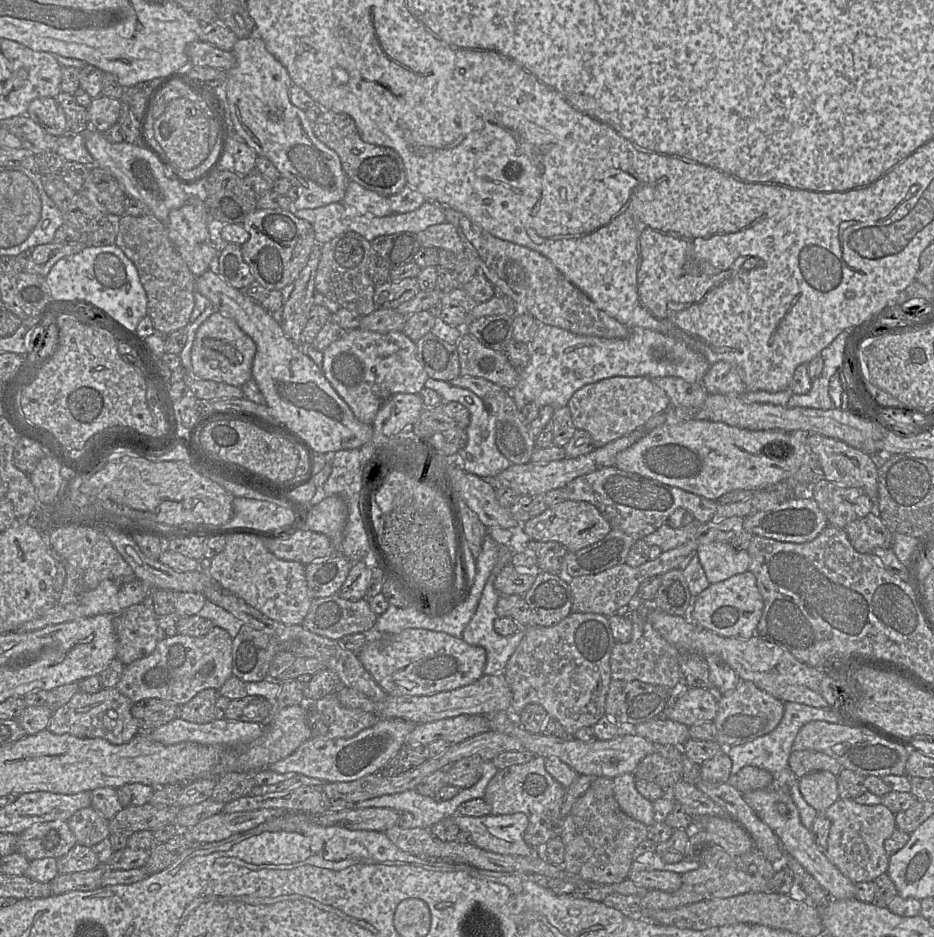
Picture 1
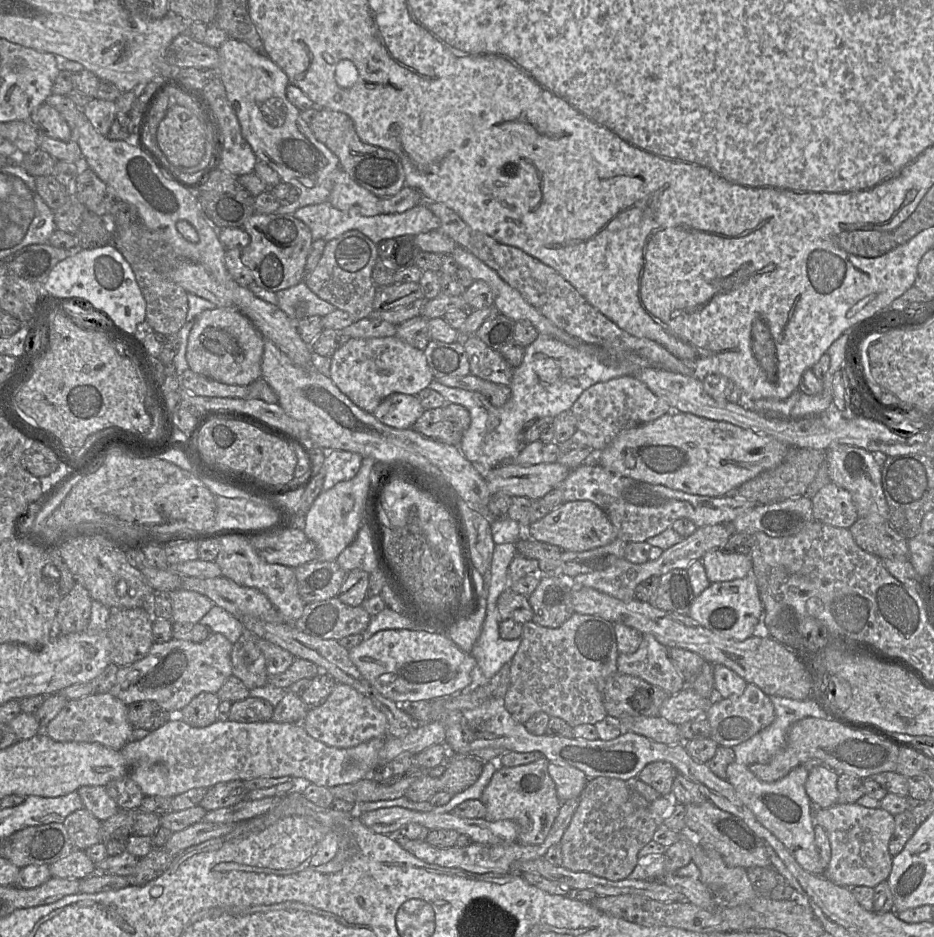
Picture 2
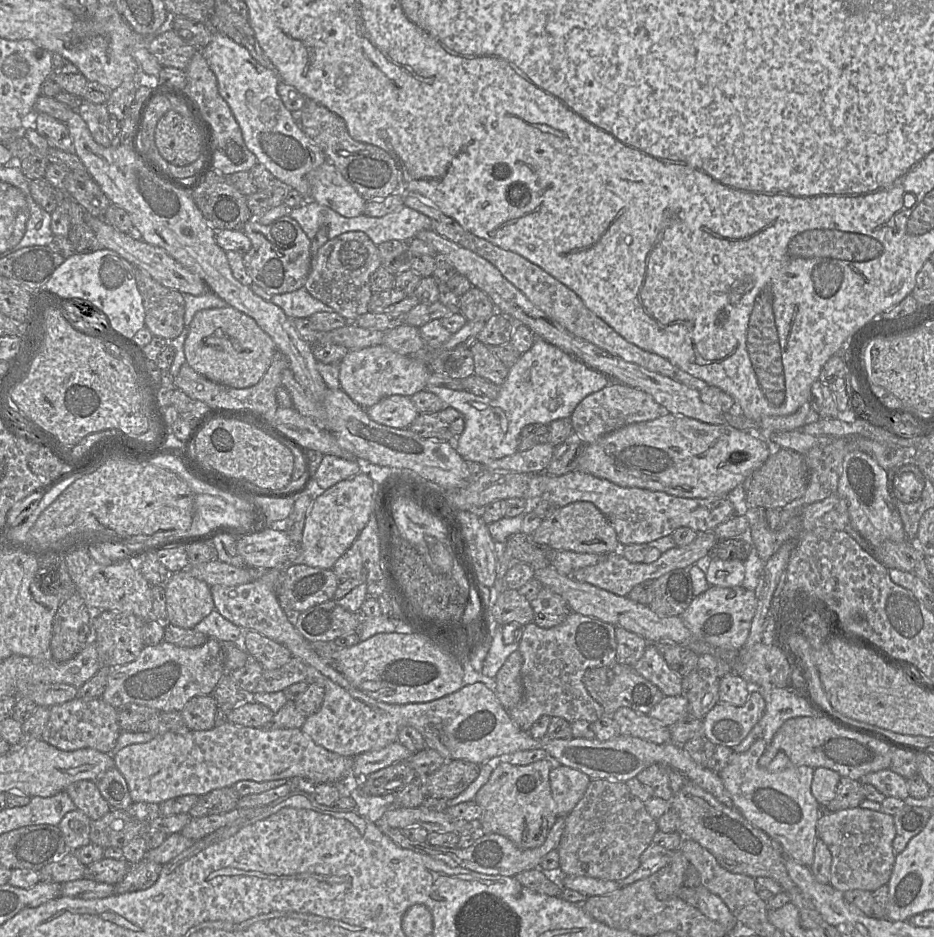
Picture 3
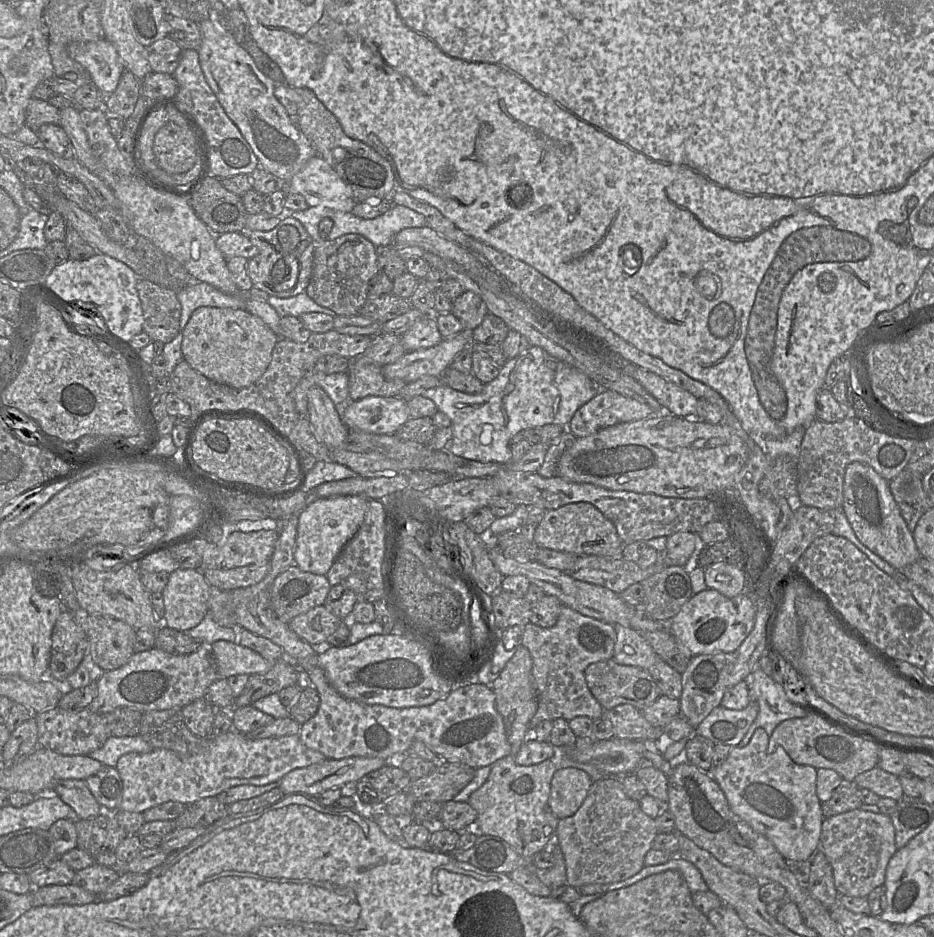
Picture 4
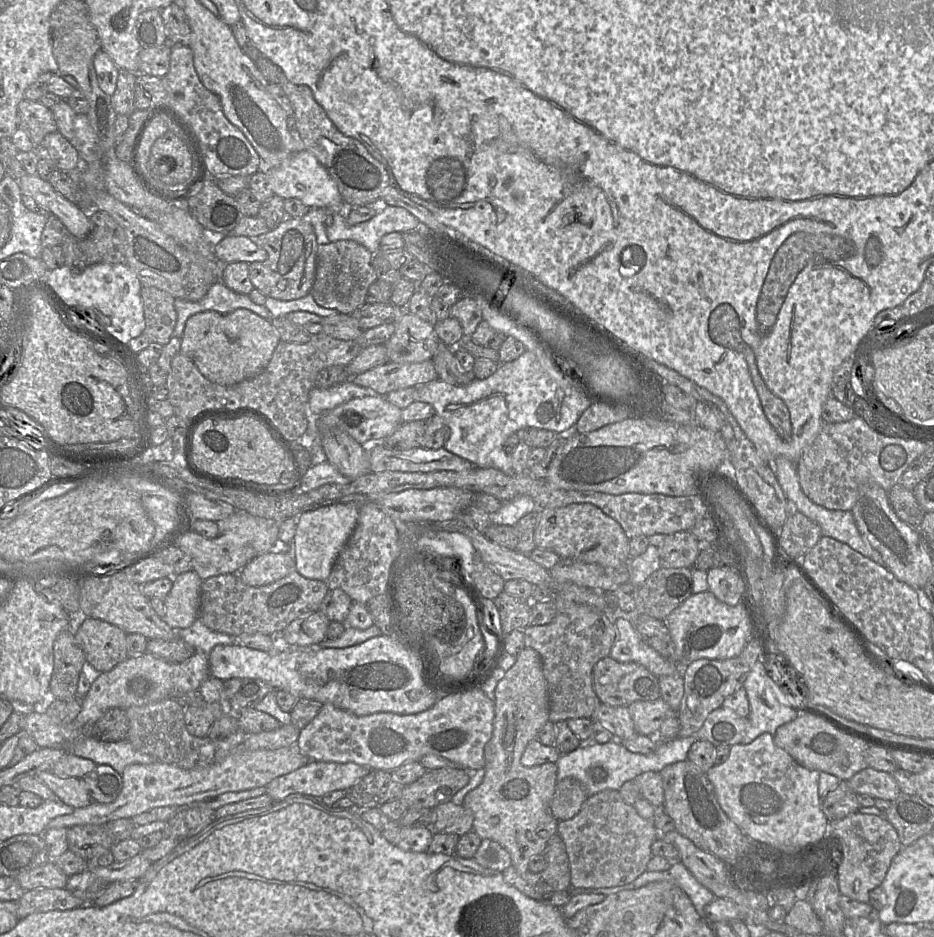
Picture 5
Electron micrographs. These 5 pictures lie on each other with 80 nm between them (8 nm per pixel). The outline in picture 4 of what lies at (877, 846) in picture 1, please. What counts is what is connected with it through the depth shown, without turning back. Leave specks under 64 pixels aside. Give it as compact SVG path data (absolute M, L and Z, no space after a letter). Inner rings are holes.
M860 809L824 818L819 850L825 854L832 867L834 885L840 895L867 897L872 890L884 885L888 863L897 851L892 820L888 815Z

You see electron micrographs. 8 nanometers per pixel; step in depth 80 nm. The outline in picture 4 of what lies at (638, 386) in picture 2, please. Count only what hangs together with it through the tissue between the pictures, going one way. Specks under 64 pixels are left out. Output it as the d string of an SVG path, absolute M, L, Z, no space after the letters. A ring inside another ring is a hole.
M599 389L595 397L575 412L568 430L577 438L587 437L607 427L649 418L654 413L649 405L638 400Z

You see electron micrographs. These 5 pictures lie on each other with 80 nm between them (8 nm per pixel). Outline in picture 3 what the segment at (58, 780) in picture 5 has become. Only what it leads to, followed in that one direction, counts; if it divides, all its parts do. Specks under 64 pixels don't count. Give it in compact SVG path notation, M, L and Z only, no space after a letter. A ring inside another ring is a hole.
M94 781L74 782L66 788L65 792L70 796L77 809L91 820L98 820L112 810Z

